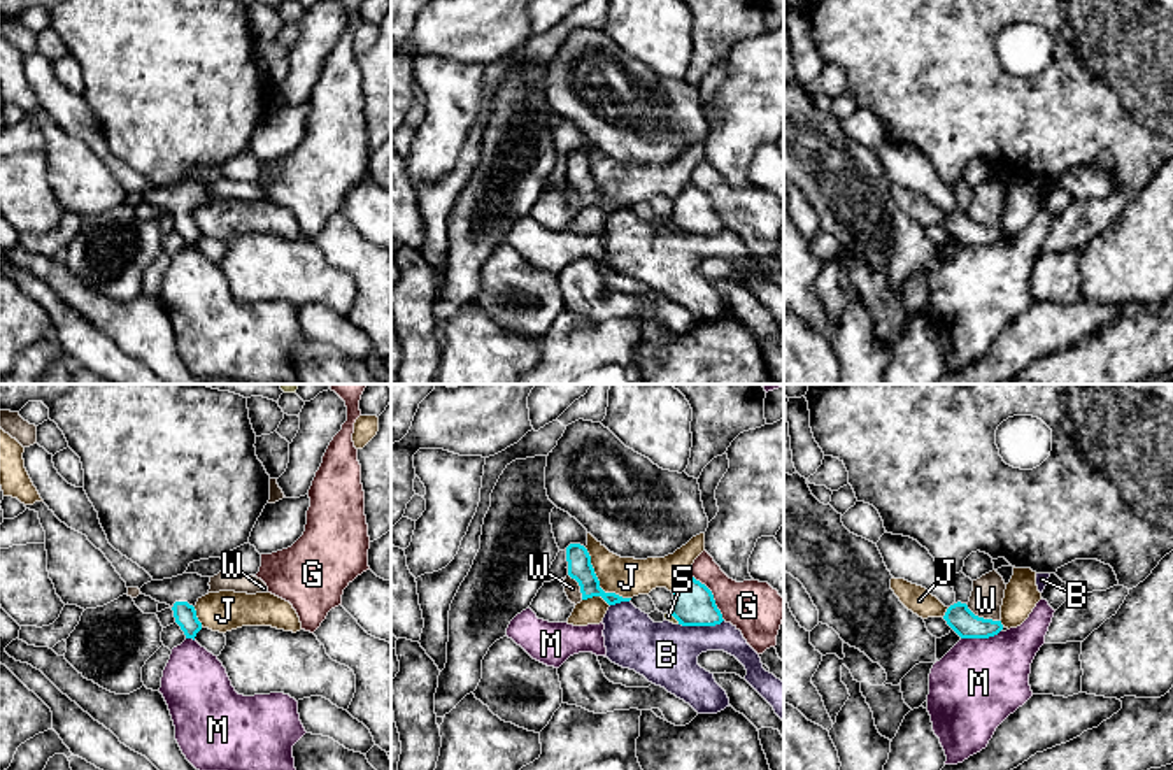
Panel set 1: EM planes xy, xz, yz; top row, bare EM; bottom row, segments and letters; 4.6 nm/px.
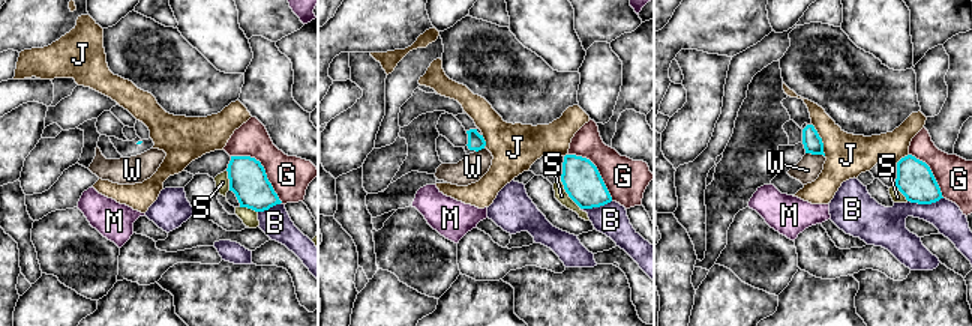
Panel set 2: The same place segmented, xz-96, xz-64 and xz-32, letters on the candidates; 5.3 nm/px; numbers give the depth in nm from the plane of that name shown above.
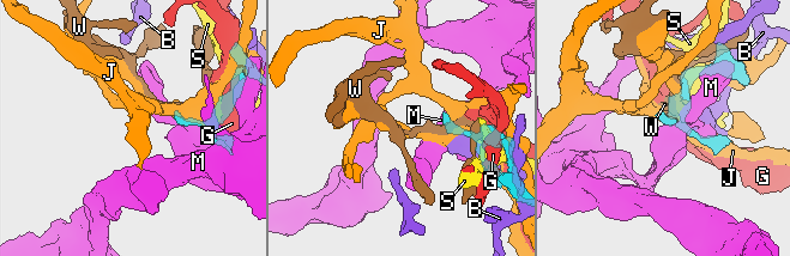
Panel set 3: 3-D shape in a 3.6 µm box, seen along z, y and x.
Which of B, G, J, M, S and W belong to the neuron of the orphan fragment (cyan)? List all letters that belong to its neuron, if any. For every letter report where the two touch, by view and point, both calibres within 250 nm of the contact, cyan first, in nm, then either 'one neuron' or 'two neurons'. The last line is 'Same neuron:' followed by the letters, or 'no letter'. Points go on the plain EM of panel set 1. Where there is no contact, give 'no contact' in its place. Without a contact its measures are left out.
B: xz (700, 232) | 190/280 nm | two neurons
G: xz (712, 204) | 190/240 nm | two neurons
J: xz (598, 190) | 110/180 nm | two neurons
M: yz (981, 244) | 120/400 nm | two neurons
S: xz (674, 223) | 190/40 nm | two neurons
W: yz (982, 225) | 120/150 nm | two neurons
Same neuron: no letter

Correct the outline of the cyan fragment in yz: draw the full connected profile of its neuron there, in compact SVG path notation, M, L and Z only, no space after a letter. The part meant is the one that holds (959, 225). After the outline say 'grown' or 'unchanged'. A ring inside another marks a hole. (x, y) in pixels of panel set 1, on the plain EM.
M963 179L950 184L956 209L947 216L943 226L961 246L989 246L1003 237L1001 228L984 226L968 216L973 188Z | grown

